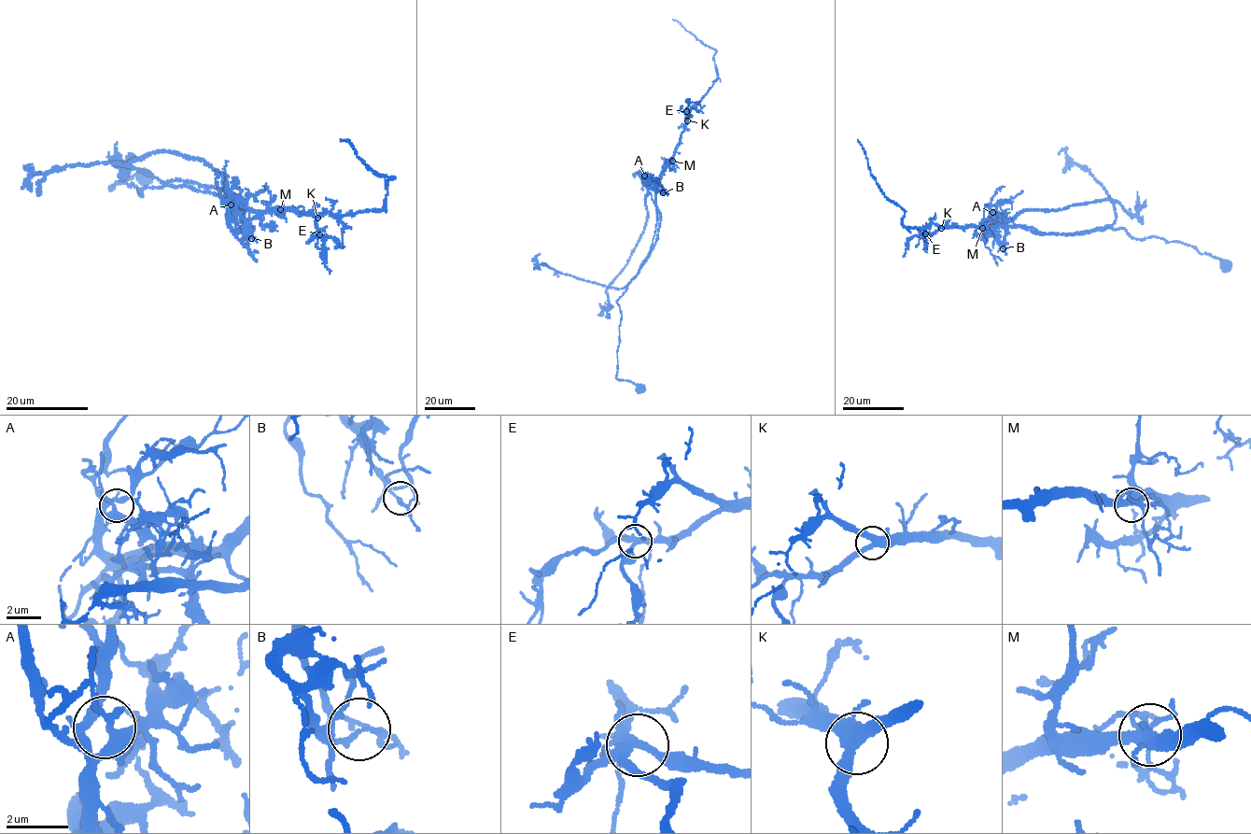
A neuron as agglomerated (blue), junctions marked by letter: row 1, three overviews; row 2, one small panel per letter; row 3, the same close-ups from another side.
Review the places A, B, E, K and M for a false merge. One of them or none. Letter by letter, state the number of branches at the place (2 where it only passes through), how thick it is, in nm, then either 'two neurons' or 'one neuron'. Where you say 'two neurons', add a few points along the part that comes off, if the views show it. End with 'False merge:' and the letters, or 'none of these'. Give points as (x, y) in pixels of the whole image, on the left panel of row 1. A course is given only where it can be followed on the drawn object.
A: branches 4; calibre 320 nm; one neuron
B: branches 4; calibre 130 nm; two neurons; course (250, 237), (247, 209), (315, 217), (385, 208), (394, 177), (368, 167), (341, 139)
E: branches 5; calibre 280 nm; one neuron
K: branches 4; calibre 400 nm; one neuron
M: branches 6; calibre 340 nm; one neuron
False merge: B

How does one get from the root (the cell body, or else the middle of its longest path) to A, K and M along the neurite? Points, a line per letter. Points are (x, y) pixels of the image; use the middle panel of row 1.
A: (640, 388), (629, 381), (616, 377), (621, 317), (616, 302), (648, 255), (655, 230), (656, 206), (644, 176)
K: (640, 388), (616, 377), (621, 317), (616, 302), (655, 242), (660, 218), (656, 187), (687, 120)
M: (640, 388), (616, 377), (621, 317), (616, 302), (655, 242), (660, 218), (656, 187), (672, 161)

